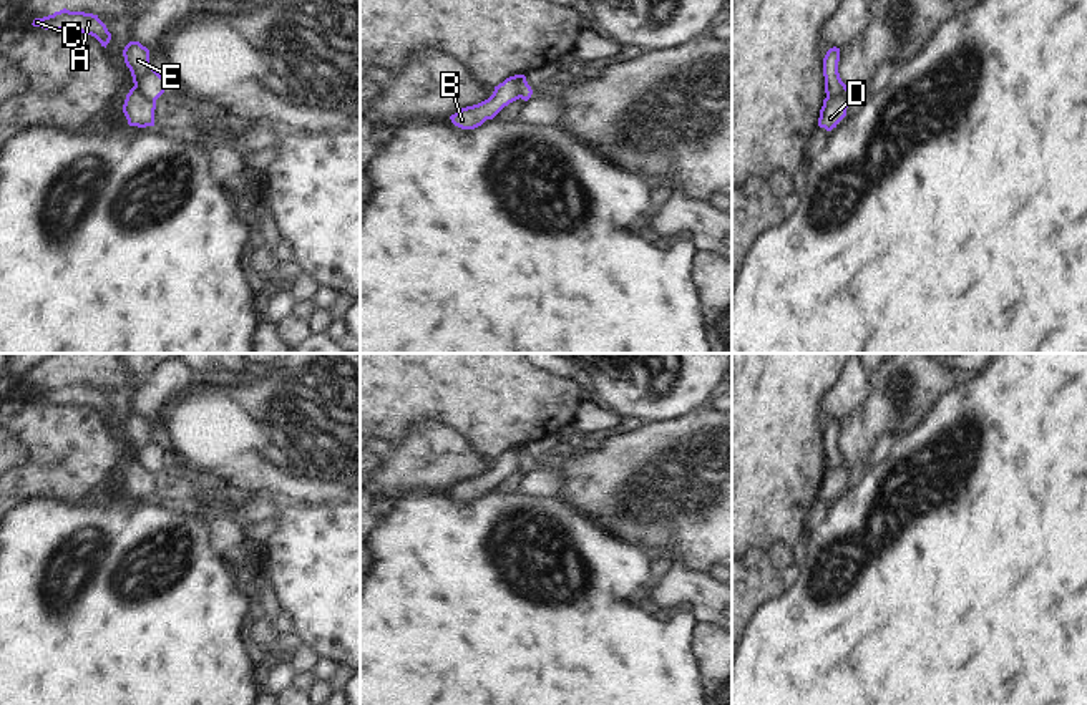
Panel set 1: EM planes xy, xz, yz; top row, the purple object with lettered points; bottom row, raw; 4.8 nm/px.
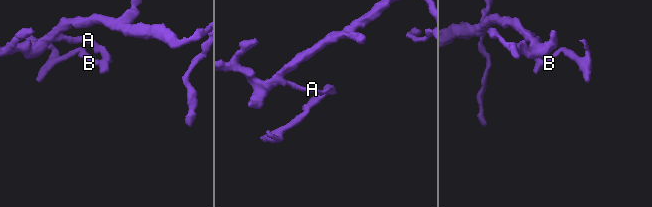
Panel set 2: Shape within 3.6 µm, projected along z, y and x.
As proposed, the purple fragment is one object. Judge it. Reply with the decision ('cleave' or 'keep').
cleave

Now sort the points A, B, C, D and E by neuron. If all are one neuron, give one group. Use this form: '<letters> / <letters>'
A C E / B D

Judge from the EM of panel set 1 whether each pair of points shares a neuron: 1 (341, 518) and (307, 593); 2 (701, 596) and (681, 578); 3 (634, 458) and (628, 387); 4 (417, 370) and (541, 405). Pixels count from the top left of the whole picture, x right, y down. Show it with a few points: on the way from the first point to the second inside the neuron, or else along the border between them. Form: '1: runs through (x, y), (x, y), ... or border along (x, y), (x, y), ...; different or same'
1: runs through (341, 536), (341, 559), (326, 574); same
2: runs through (696, 591), (686, 583); same
3: border along (682, 415), (672, 420), (644, 422); different
4: runs through (448, 370), (470, 370), (500, 398), (510, 400); same

